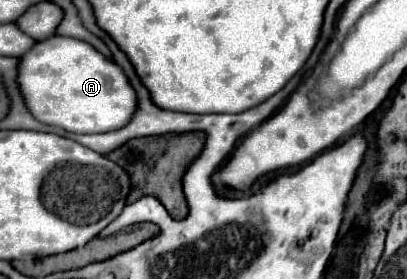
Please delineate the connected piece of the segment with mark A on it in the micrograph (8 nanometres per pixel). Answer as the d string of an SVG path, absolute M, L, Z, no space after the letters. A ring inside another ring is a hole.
M53 35L49 39L37 41L25 55L21 55L17 65L17 85L25 107L29 113L45 125L61 127L69 133L105 133L109 129L121 129L125 121L129 121L133 109L137 107L137 97L133 87L129 85L127 77L123 75L121 67L113 61L105 59L99 51L95 51L89 43Z

